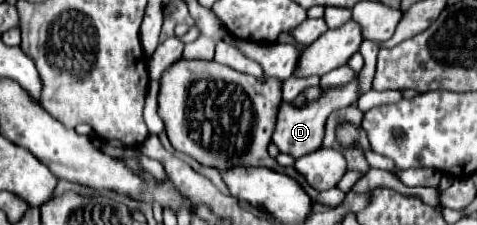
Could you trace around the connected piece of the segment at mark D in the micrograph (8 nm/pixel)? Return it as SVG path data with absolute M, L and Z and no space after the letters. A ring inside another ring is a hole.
M358 79L348 83L344 89L332 89L332 91L324 91L320 101L314 103L306 103L306 107L292 107L290 103L282 103L280 111L278 111L278 121L276 121L276 129L272 135L272 141L276 143L276 147L280 149L280 153L288 153L294 159L300 159L302 155L308 155L312 151L316 151L322 145L322 137L324 137L324 123L326 117L340 107L348 107L358 99Z

